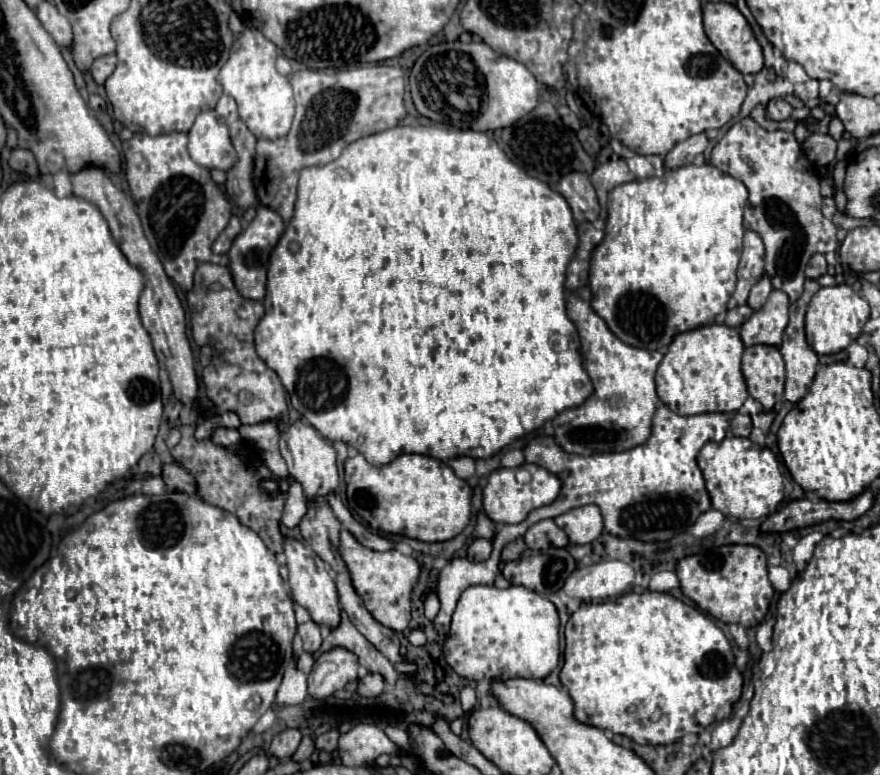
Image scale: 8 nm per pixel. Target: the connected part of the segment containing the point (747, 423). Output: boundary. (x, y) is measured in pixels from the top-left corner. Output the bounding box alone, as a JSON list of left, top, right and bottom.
[730,413,752,437]

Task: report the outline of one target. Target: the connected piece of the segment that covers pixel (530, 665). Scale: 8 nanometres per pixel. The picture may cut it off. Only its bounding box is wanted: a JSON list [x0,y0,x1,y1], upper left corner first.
[444,587,560,679]

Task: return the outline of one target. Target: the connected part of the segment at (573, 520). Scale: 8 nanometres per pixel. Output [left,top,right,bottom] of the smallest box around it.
[554,505,604,545]

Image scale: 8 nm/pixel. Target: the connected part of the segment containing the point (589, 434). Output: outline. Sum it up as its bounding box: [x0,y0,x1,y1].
[552,287,662,455]

